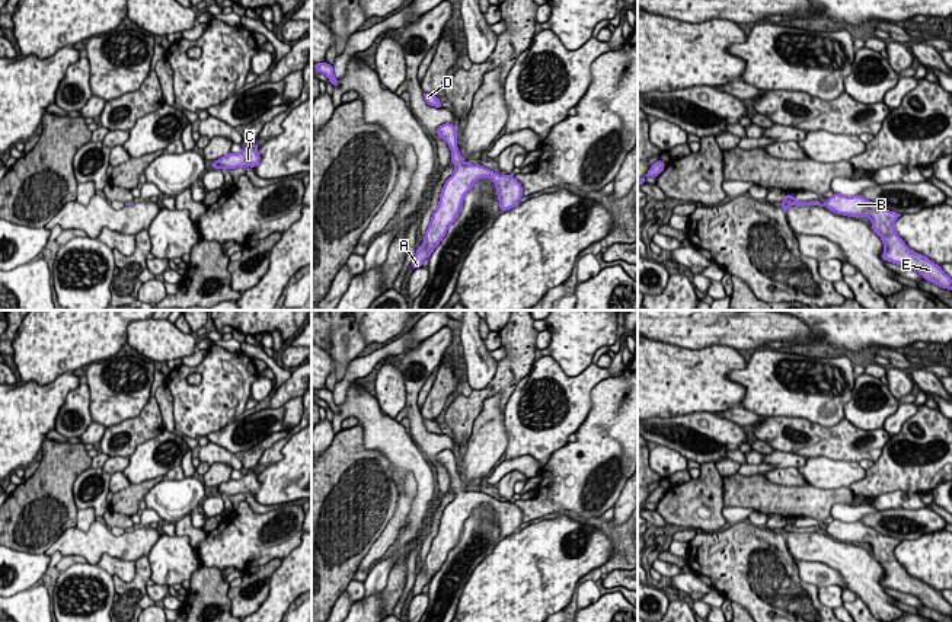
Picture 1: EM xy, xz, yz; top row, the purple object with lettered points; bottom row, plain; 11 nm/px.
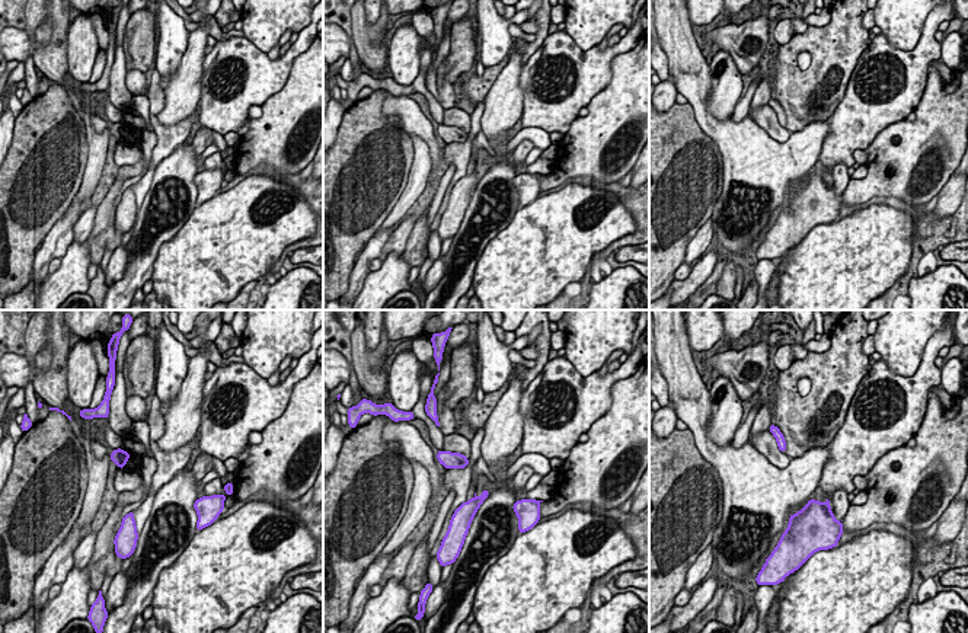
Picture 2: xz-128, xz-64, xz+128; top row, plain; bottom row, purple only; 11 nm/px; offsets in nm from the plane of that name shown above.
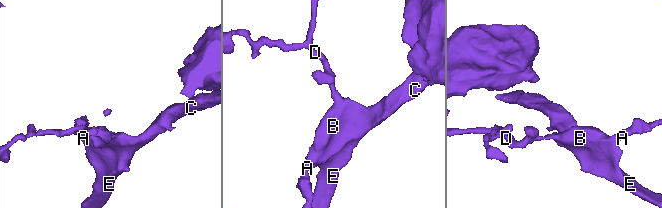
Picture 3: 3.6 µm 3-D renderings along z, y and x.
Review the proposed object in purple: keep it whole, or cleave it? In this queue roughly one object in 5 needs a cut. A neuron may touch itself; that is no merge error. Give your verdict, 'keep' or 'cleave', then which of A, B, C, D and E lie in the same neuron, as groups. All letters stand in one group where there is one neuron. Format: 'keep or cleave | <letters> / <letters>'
keep | A B C D E

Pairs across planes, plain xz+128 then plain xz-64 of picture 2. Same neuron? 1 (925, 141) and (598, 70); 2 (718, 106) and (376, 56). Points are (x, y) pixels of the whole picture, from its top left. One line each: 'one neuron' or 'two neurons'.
1: two neurons
2: two neurons

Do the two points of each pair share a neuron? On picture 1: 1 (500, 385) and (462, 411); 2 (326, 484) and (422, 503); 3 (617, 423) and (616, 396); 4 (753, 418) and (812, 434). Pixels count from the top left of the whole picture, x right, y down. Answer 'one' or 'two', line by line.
1: one
2: two
3: one
4: two

